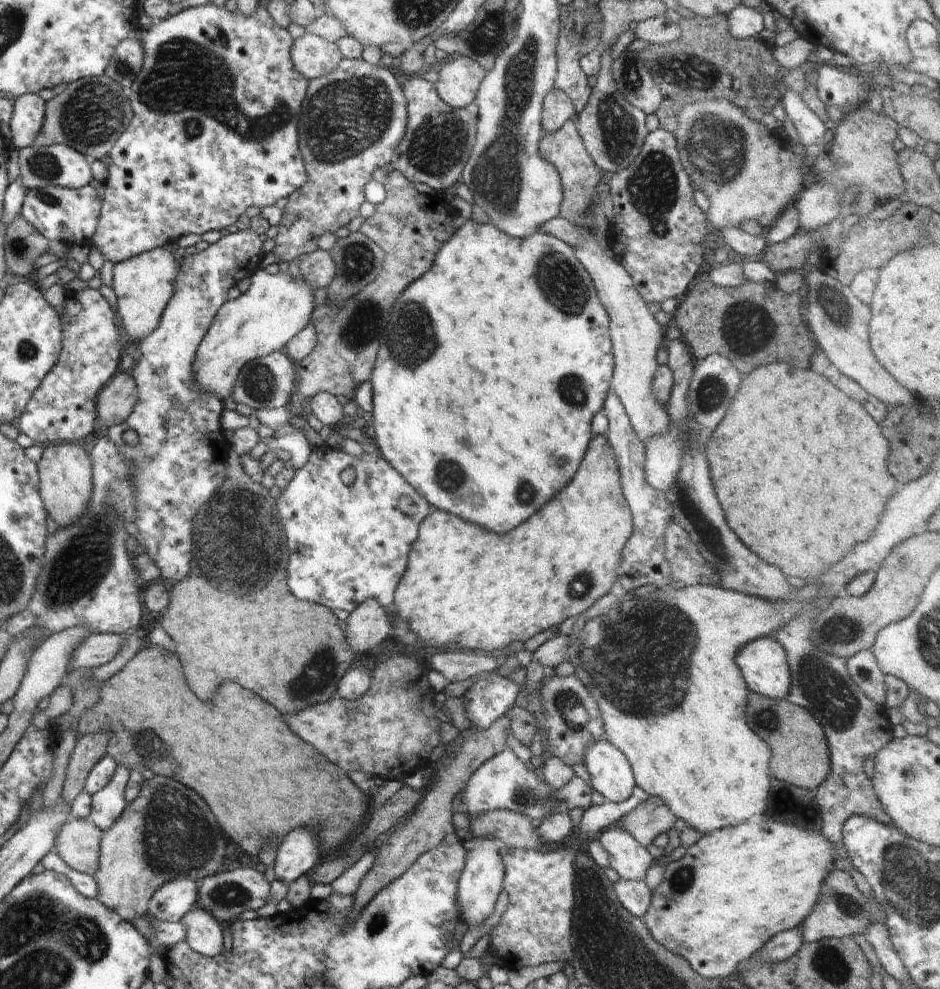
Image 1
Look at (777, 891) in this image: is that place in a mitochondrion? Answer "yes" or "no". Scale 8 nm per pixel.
no

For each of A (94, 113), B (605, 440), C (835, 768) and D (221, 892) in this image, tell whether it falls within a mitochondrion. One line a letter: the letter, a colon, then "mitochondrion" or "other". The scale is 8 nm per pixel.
A: mitochondrion
B: other
C: other
D: mitochondrion

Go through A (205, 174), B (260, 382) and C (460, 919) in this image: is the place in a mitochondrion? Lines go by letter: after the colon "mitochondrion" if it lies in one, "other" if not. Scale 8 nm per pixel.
A: other
B: mitochondrion
C: other

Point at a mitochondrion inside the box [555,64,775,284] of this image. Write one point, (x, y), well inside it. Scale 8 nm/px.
(714, 148)

